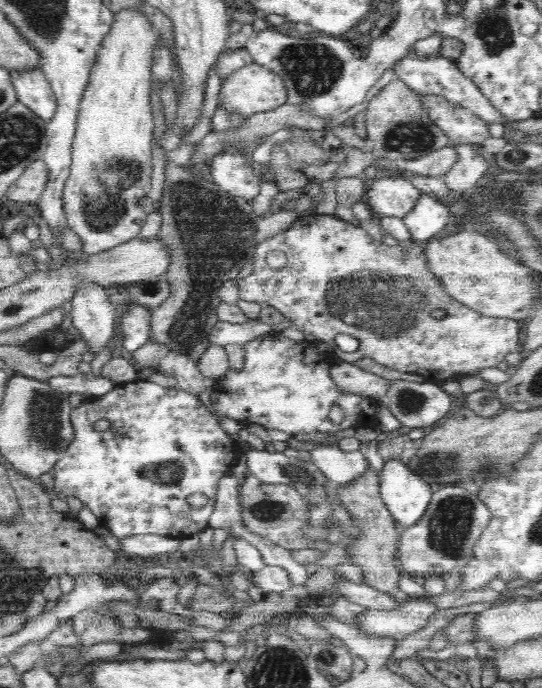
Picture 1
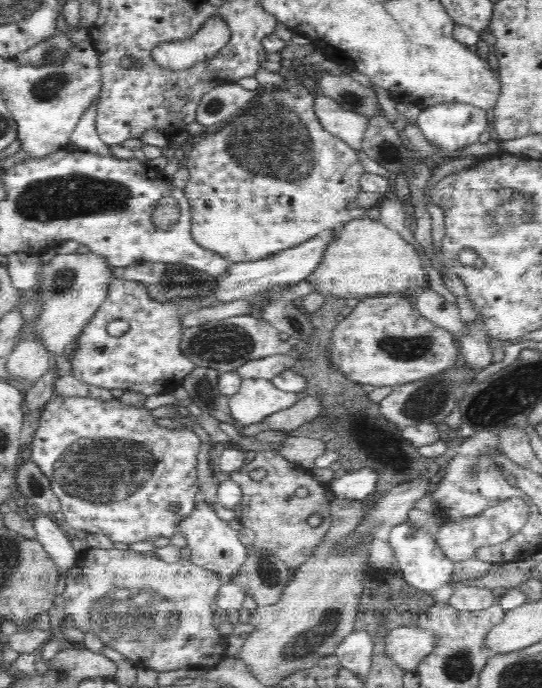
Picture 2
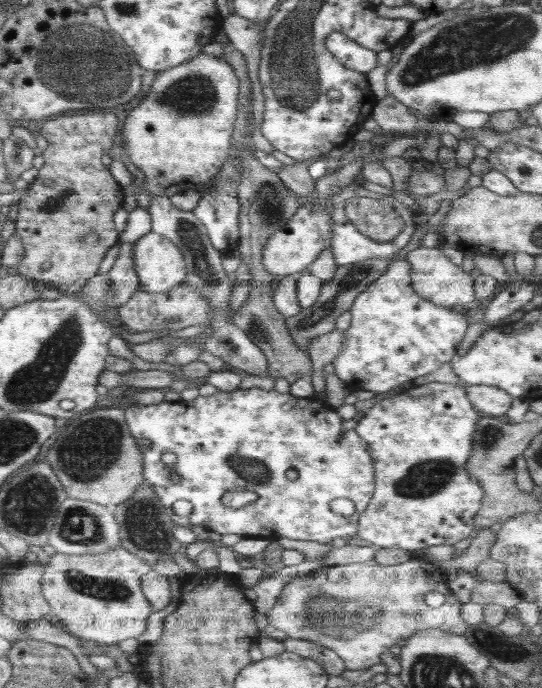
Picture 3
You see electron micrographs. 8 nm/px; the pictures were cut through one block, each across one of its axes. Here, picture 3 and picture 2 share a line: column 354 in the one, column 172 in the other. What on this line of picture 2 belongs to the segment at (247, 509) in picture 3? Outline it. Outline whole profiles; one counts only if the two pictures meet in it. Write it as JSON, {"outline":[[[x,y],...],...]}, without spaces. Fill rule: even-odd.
{"outline":[[[54,395],[45,404],[31,442],[31,461],[51,482],[71,532],[102,533],[114,543],[124,544],[158,536],[170,538],[176,525],[193,512],[199,493],[197,460],[201,438],[191,429],[157,426],[155,420],[146,407],[125,405],[114,397],[100,400]],[[174,504],[178,506],[176,512],[170,510]]]}

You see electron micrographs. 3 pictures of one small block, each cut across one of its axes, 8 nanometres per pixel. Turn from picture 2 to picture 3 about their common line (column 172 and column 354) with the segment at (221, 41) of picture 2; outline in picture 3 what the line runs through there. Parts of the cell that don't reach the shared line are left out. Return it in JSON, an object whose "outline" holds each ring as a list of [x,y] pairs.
{"outline":[[[342,33],[329,34],[325,40],[326,48],[347,69],[360,73],[368,73],[377,66],[377,52],[364,48],[361,44],[350,40]]]}

